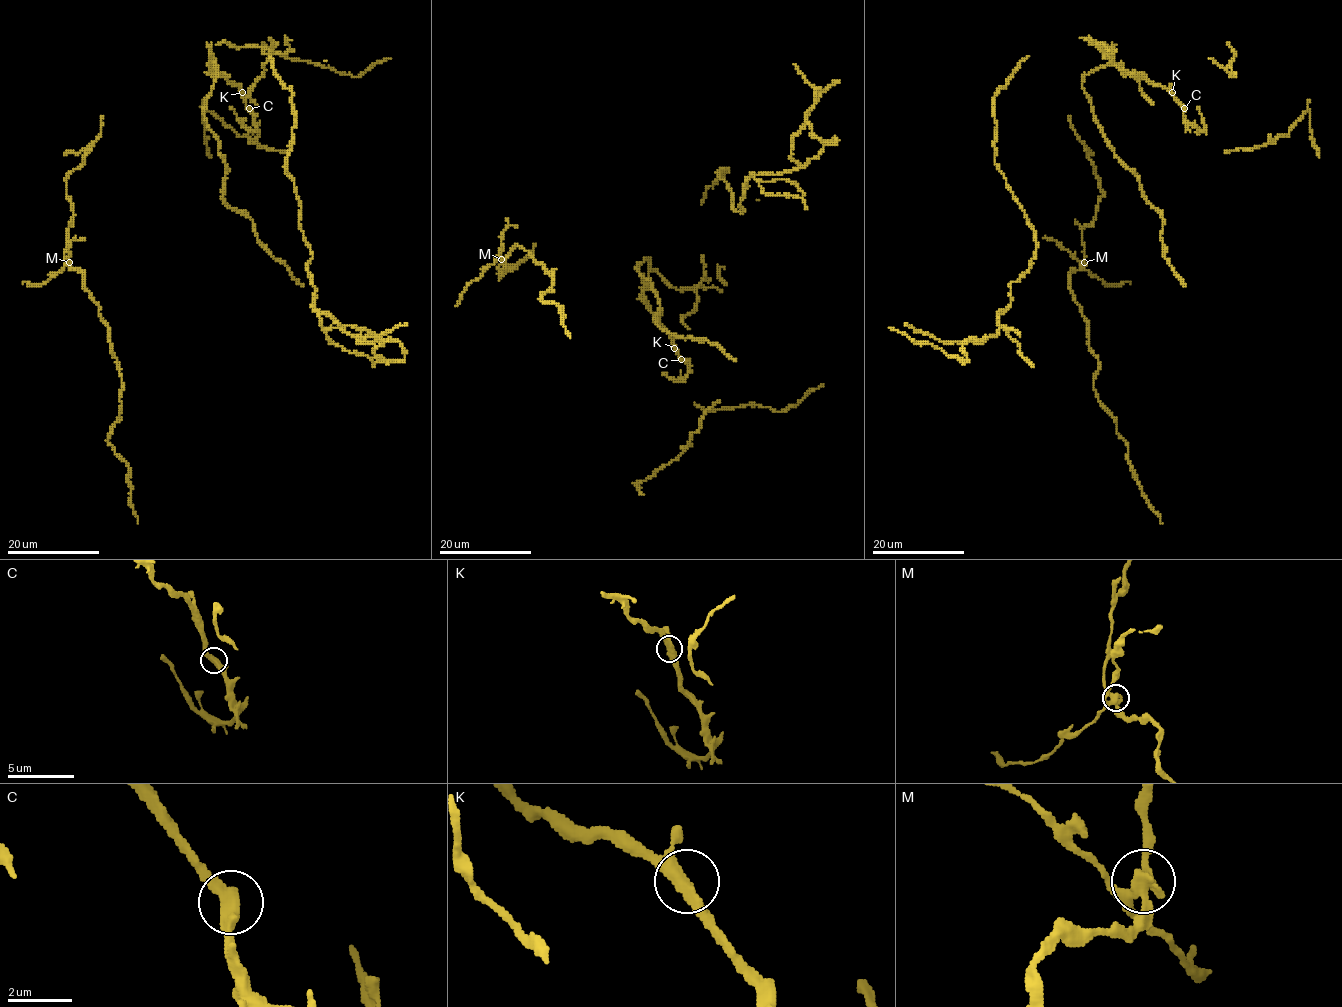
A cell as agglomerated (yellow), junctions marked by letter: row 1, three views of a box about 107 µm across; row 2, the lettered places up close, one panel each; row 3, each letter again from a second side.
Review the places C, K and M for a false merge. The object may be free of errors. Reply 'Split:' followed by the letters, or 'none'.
Split: M

